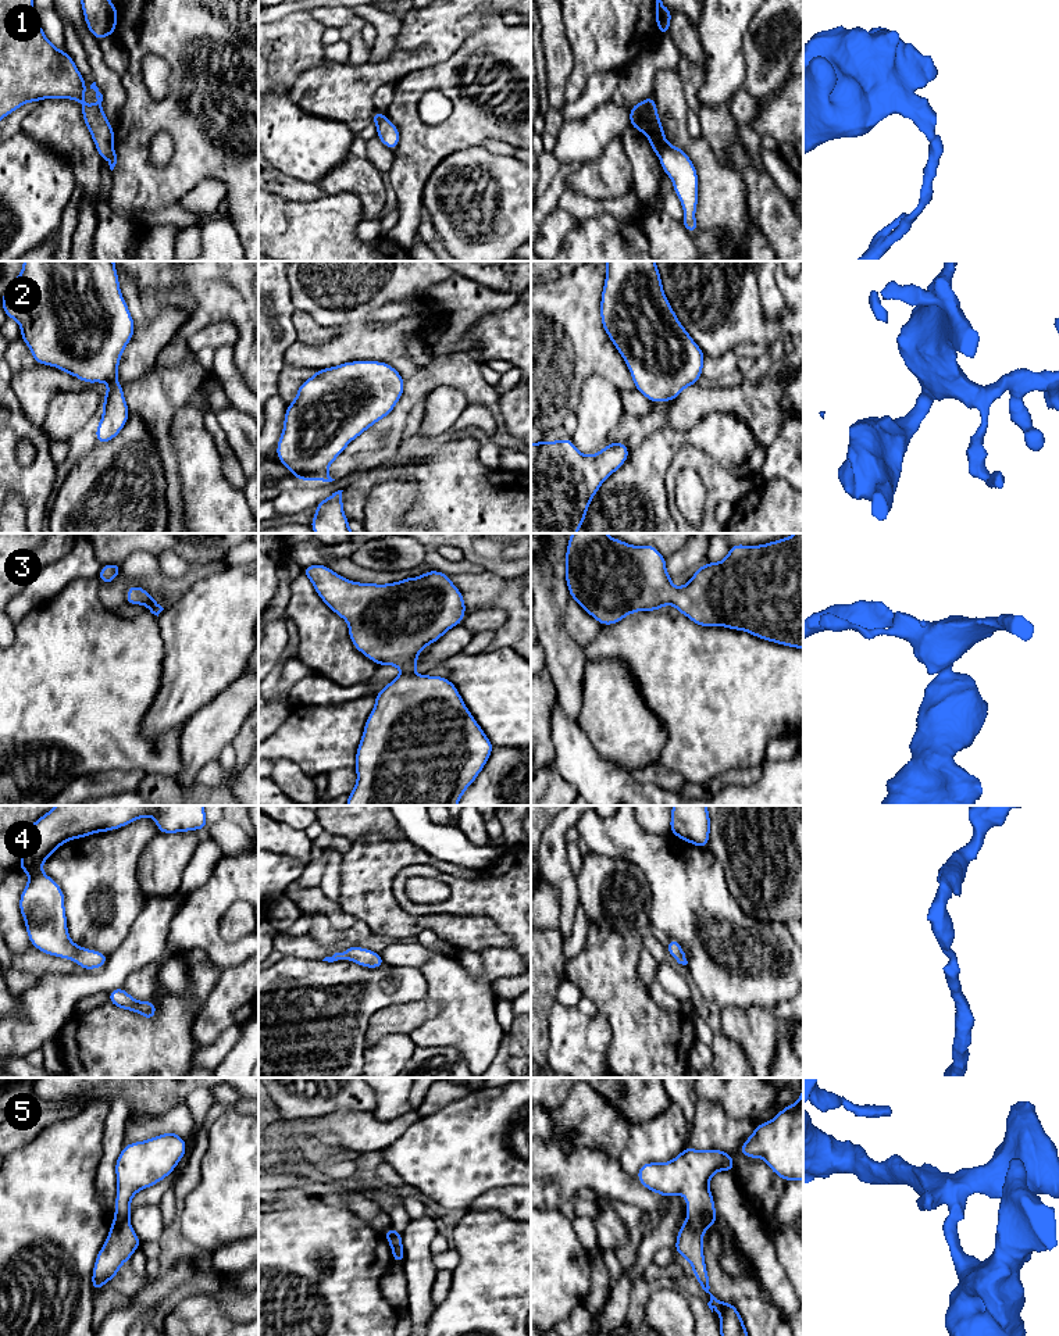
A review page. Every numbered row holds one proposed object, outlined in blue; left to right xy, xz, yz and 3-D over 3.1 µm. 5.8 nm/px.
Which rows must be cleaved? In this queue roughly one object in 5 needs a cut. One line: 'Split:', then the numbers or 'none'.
Split: 1, 5

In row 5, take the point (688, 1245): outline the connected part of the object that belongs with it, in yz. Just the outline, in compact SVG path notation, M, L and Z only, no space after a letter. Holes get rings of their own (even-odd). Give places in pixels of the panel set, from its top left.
M688 1218L682 1222L674 1249L677 1253L689 1261L692 1265L693 1276L702 1286L702 1289L710 1294L709 1308L717 1310L717 1315L721 1318L719 1325L721 1336L749 1336L745 1324L731 1303L717 1300L710 1292L707 1268L703 1255L703 1235L705 1230L691 1224Z

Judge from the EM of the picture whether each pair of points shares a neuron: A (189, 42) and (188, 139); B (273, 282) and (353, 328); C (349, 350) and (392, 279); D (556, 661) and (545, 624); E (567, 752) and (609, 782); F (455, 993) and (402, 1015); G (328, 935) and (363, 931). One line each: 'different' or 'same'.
A: same
B: different
C: same
D: same
E: same
F: different
G: same

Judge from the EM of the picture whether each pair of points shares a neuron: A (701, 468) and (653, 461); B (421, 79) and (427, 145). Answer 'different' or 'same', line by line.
A: different
B: same

